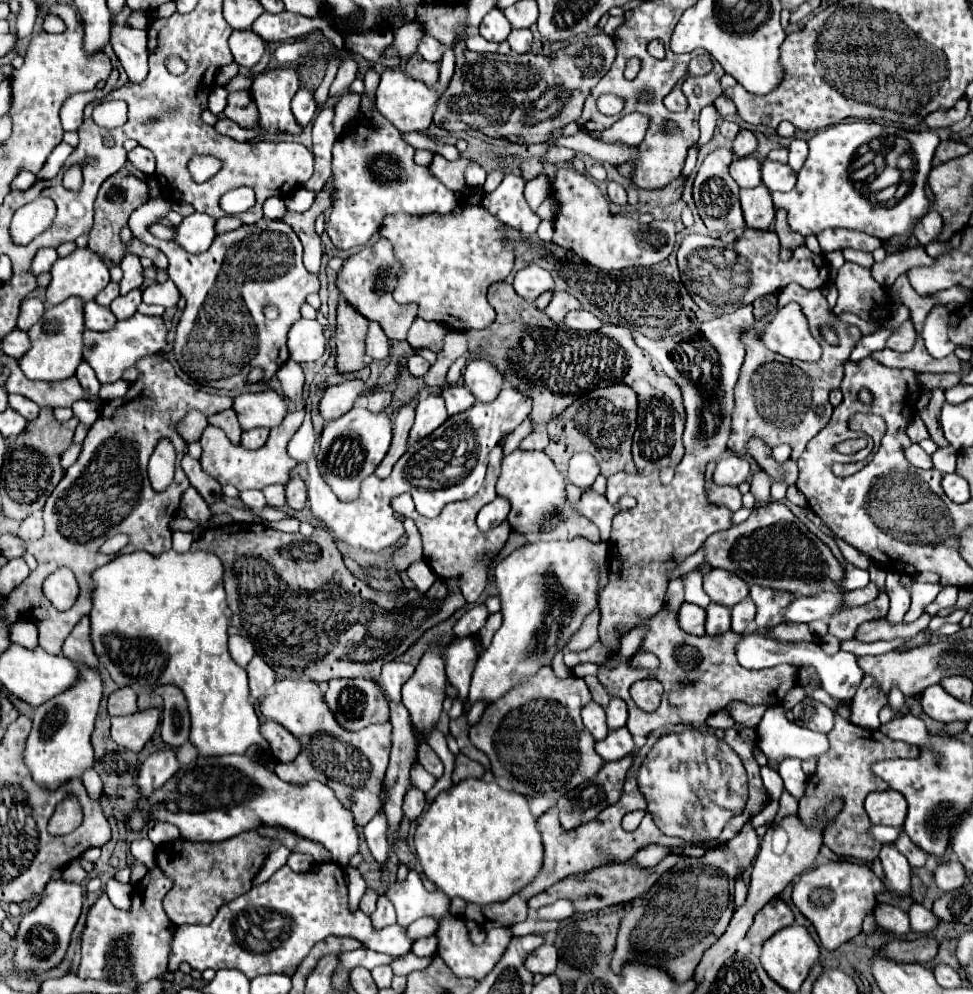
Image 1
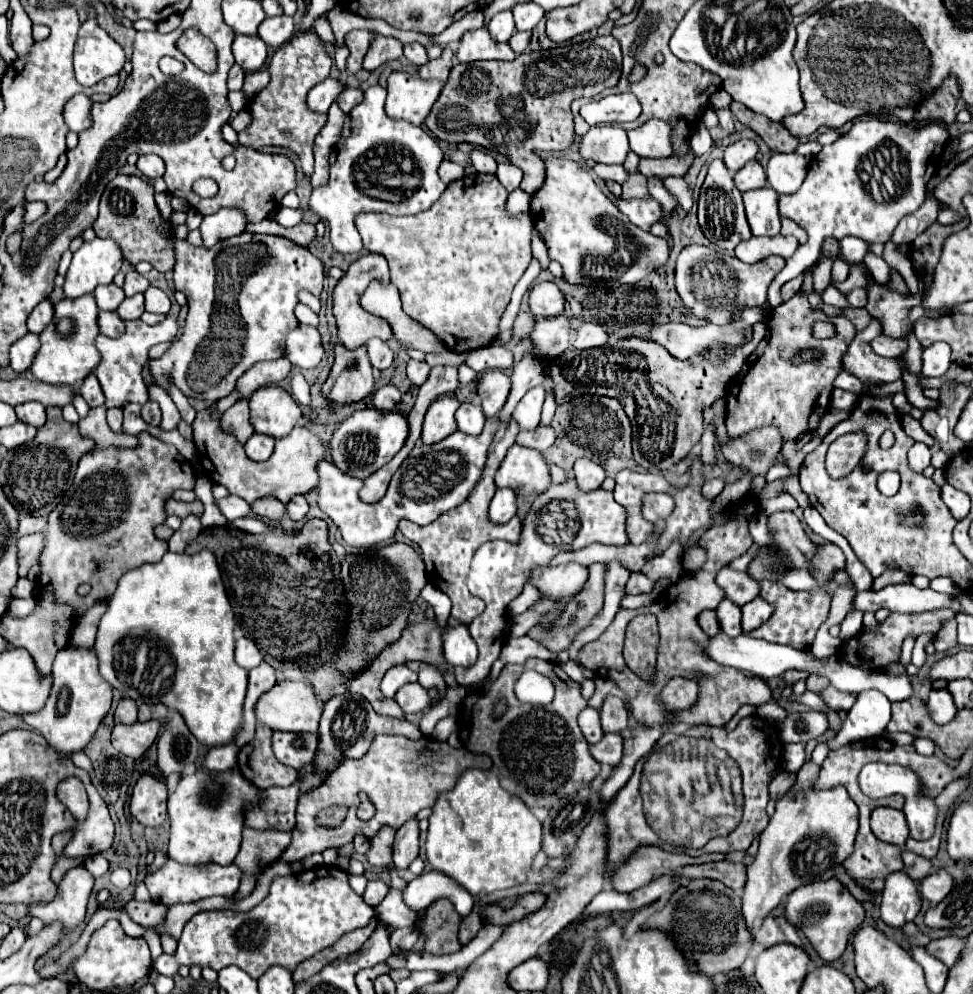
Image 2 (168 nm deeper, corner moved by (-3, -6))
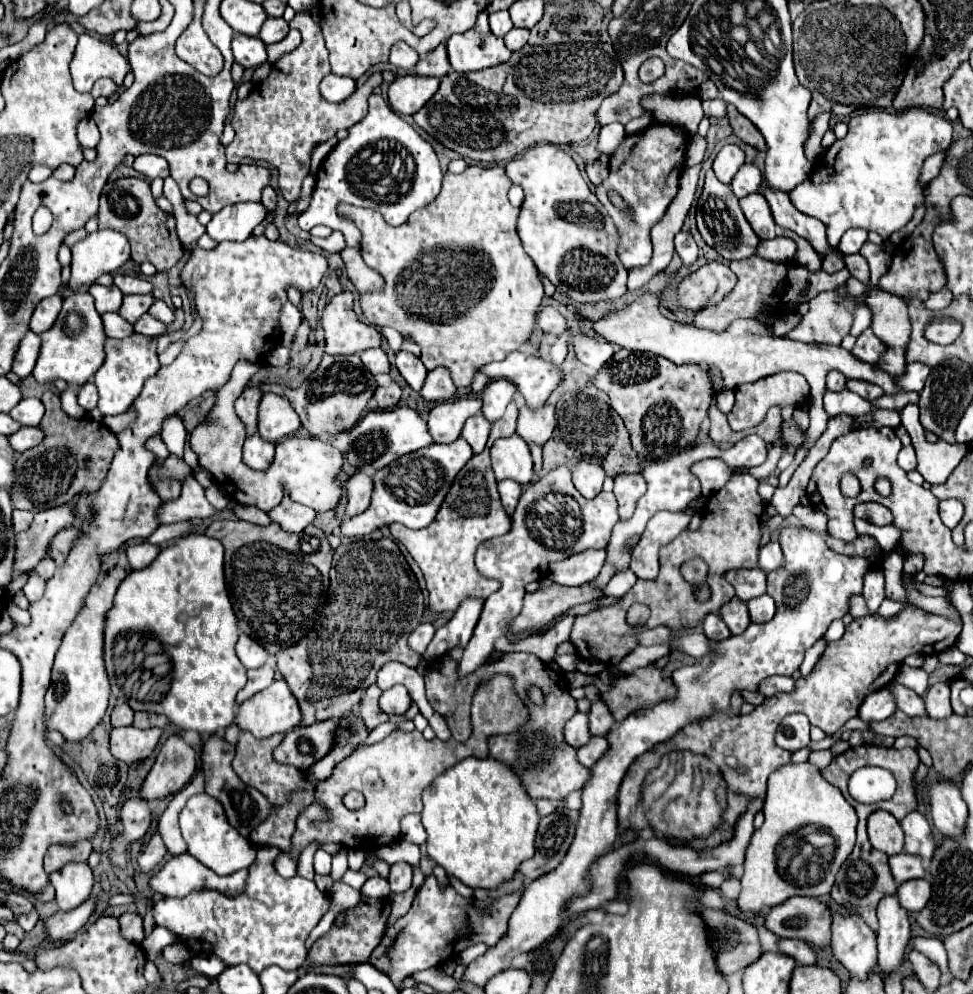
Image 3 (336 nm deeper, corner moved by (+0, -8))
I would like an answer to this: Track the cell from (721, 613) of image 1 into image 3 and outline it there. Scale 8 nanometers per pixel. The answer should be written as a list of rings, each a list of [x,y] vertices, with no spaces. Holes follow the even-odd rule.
[[[734,597],[732,601],[728,601],[728,603],[720,609],[720,617],[726,621],[726,625],[728,625],[728,629],[732,631],[732,635],[740,635],[740,633],[746,631],[746,627],[752,623],[746,603],[740,601],[738,597]]]

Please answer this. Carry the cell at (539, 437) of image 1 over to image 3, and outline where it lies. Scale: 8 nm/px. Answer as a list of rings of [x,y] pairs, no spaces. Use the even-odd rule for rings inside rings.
[[[544,405],[538,411],[532,411],[530,407],[522,407],[518,411],[516,433],[526,443],[544,445],[550,439],[554,427],[556,427],[556,417],[554,417],[554,407],[552,405]]]

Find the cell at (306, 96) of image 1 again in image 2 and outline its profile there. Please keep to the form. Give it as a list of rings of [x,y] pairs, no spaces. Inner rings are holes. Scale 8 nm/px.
[[[327,77],[325,81],[317,83],[309,93],[307,93],[307,107],[315,113],[327,113],[329,105],[337,99],[337,95],[345,89],[345,85],[339,79]]]

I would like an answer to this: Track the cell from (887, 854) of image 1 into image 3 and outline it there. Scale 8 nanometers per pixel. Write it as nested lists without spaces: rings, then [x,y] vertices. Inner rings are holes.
[[[896,895],[884,897],[880,901],[878,921],[878,965],[882,975],[890,975],[904,961],[904,951],[910,941],[908,913],[900,907]]]

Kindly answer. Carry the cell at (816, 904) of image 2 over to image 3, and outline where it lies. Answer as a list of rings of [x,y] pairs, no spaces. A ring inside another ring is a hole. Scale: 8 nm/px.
[[[794,897],[774,907],[764,927],[780,939],[800,939],[812,947],[824,947],[830,943],[832,911],[818,899]]]

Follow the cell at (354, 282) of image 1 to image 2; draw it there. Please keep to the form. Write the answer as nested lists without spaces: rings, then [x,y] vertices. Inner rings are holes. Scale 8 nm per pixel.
[[[369,253],[361,259],[353,261],[349,265],[347,273],[339,279],[339,283],[333,289],[333,313],[335,313],[335,319],[337,319],[337,327],[339,327],[339,343],[343,343],[347,349],[357,349],[373,337],[379,337],[383,341],[389,341],[393,337],[393,331],[389,329],[389,323],[385,319],[379,319],[379,317],[371,315],[369,311],[365,311],[359,303],[361,295],[365,293],[365,289],[371,281],[389,283],[389,265],[387,265],[385,257],[381,257],[379,253]]]

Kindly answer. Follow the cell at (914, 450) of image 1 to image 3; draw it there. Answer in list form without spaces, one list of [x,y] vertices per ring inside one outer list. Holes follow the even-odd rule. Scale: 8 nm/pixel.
[[[912,445],[902,447],[902,451],[898,453],[898,465],[900,465],[904,471],[916,469],[916,453],[914,453],[914,447],[912,447]]]

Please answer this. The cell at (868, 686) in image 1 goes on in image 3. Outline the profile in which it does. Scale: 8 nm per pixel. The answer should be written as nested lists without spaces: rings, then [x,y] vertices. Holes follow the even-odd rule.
[[[884,687],[884,689],[870,693],[864,699],[864,703],[858,709],[858,717],[866,723],[868,721],[882,721],[882,719],[888,719],[890,715],[894,715],[894,709],[898,709],[894,695],[888,687]]]

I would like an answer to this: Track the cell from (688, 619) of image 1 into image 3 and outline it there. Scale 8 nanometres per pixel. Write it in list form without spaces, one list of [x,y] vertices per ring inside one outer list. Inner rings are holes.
[[[710,613],[710,615],[704,617],[702,629],[704,629],[704,633],[708,635],[710,641],[722,641],[722,639],[728,639],[732,635],[730,629],[726,627],[726,623],[716,613]]]

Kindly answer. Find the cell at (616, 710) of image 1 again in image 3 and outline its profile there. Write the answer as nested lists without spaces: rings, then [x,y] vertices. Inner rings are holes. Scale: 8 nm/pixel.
[[[594,701],[592,709],[590,709],[590,735],[606,735],[610,731],[610,727],[616,723],[608,711],[608,707],[602,701]]]

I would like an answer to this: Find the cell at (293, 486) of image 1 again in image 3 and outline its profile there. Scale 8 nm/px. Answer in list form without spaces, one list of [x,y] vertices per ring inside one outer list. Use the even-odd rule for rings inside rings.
[[[284,499],[278,507],[268,511],[268,517],[278,523],[284,531],[288,533],[300,533],[304,531],[316,517],[316,511],[306,507],[306,505],[298,505],[290,499]]]

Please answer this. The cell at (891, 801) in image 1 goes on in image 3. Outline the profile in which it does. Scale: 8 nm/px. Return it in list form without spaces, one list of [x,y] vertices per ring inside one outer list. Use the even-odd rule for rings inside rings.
[[[878,809],[868,817],[868,835],[872,847],[886,855],[896,855],[904,849],[902,827],[888,811]]]

